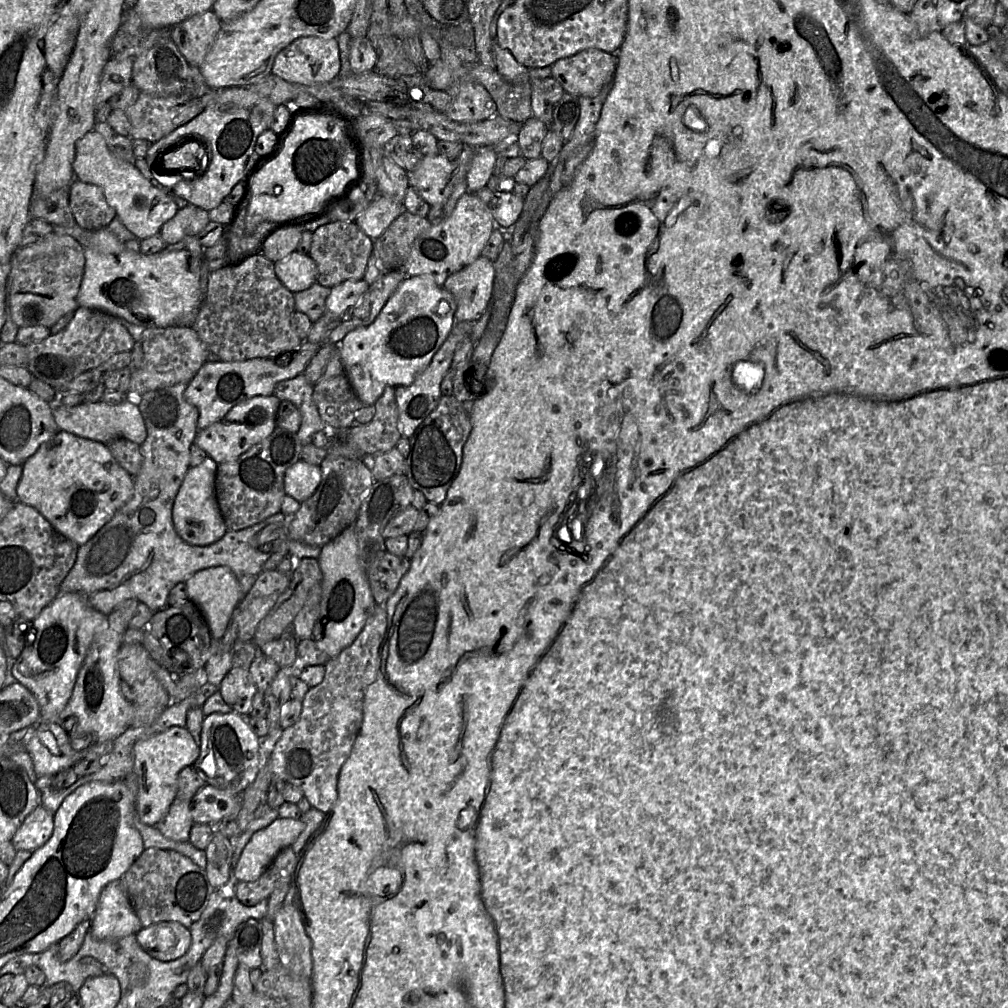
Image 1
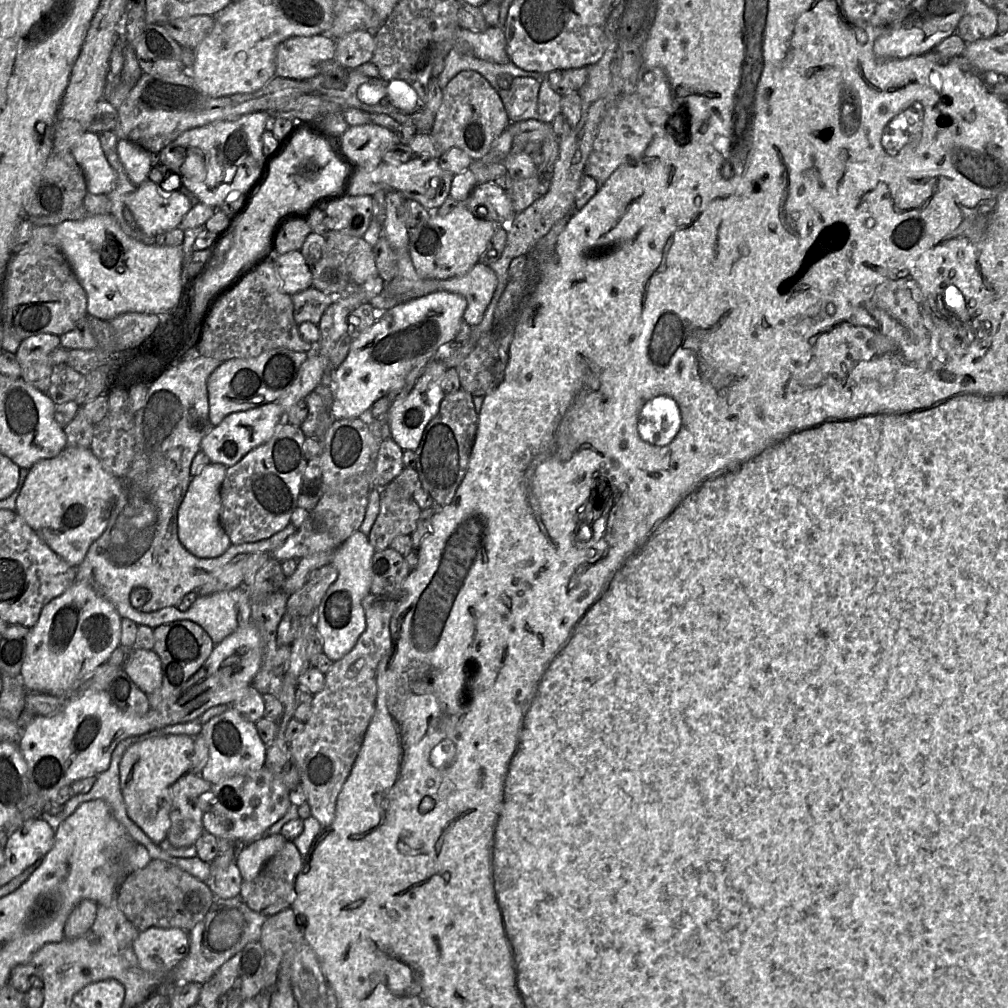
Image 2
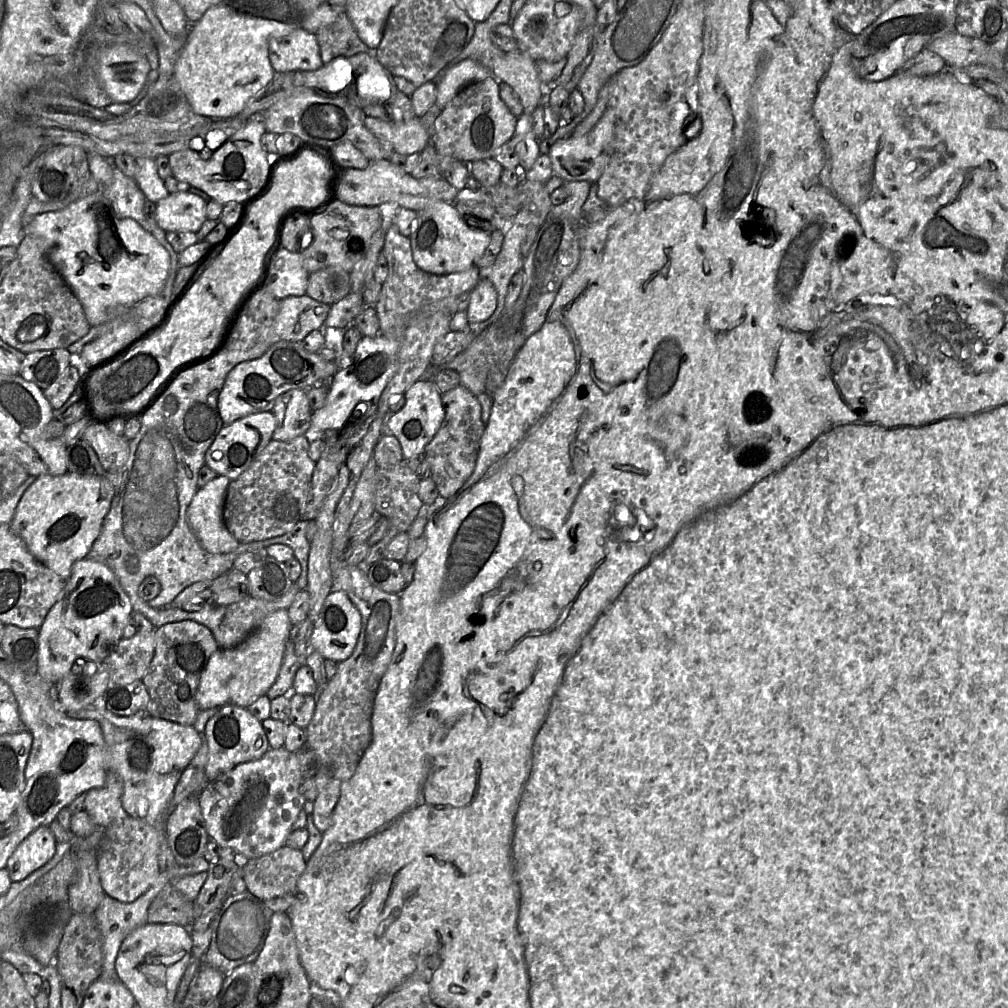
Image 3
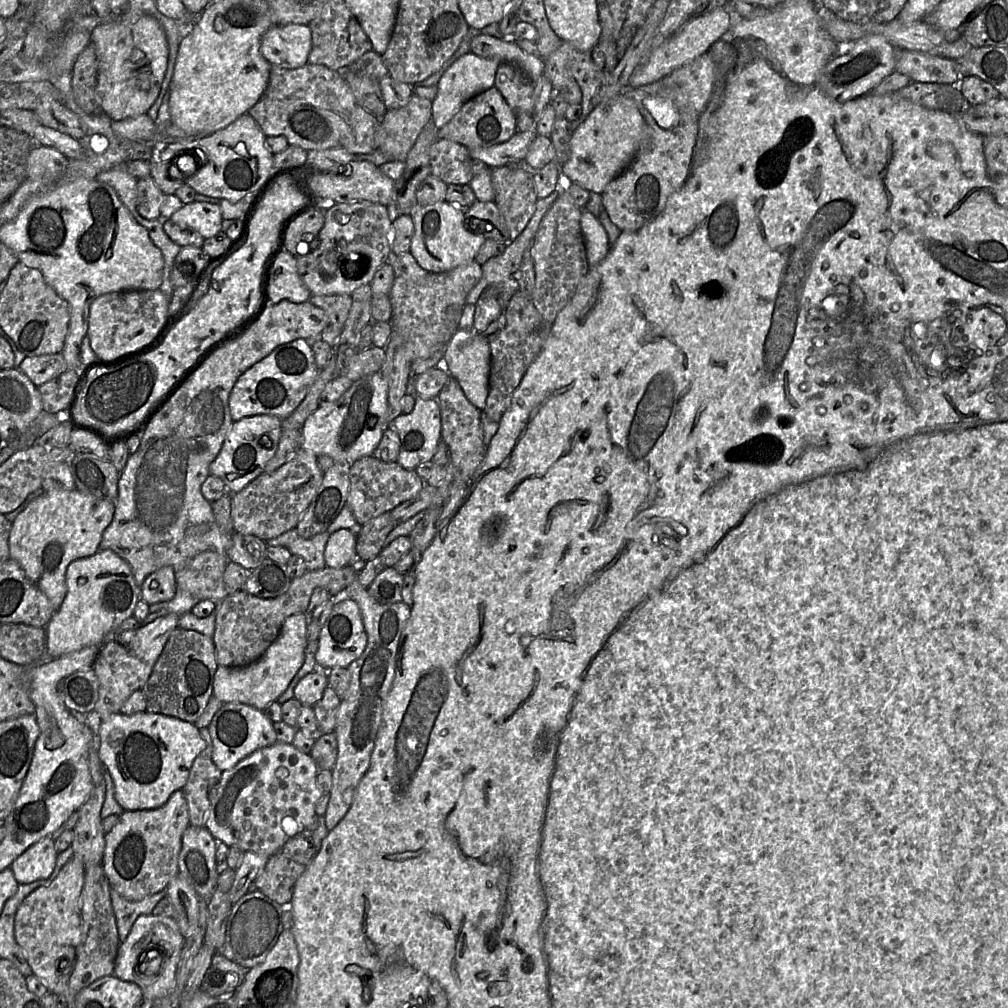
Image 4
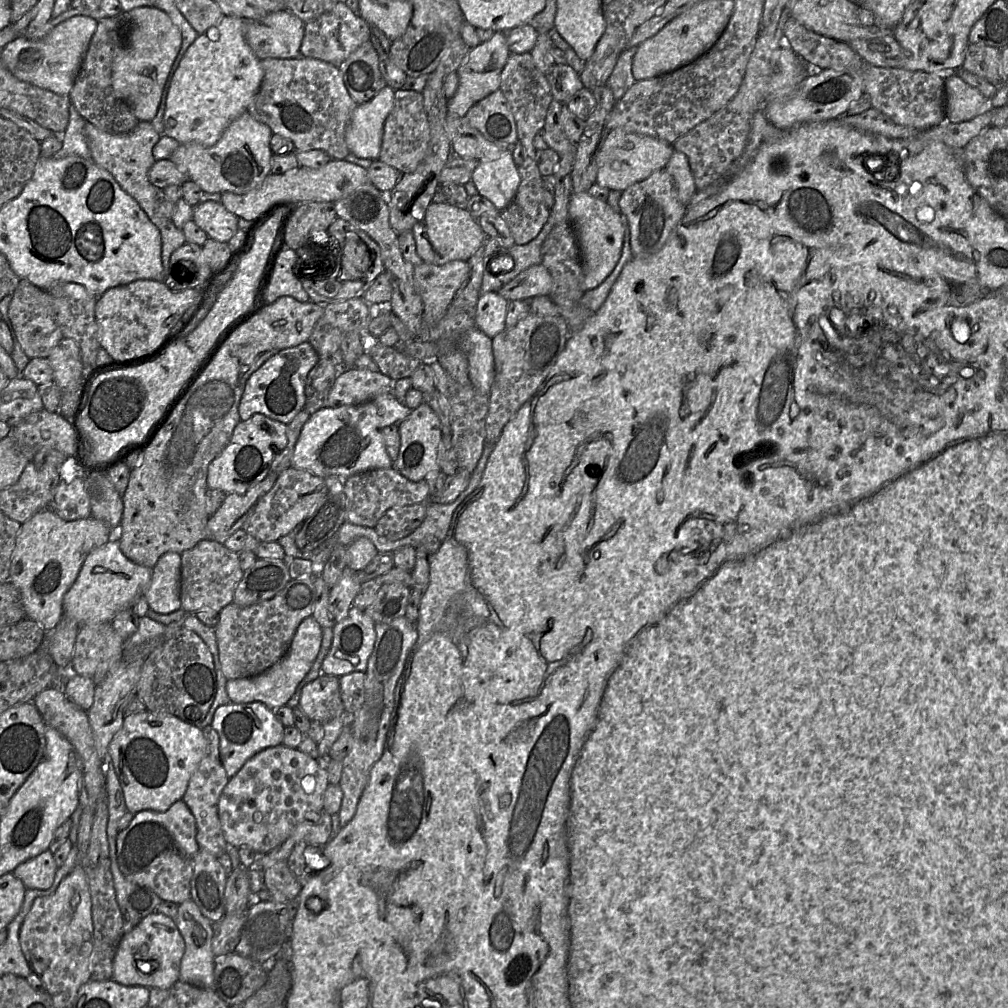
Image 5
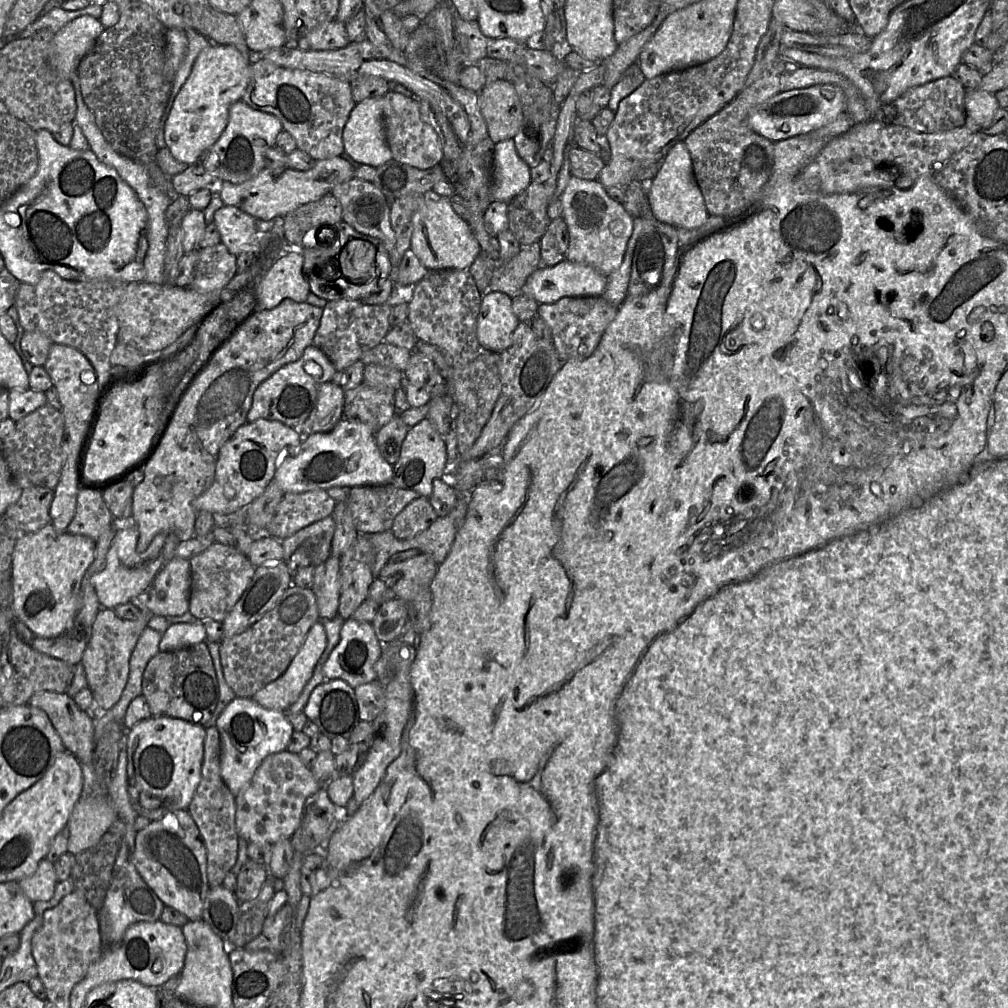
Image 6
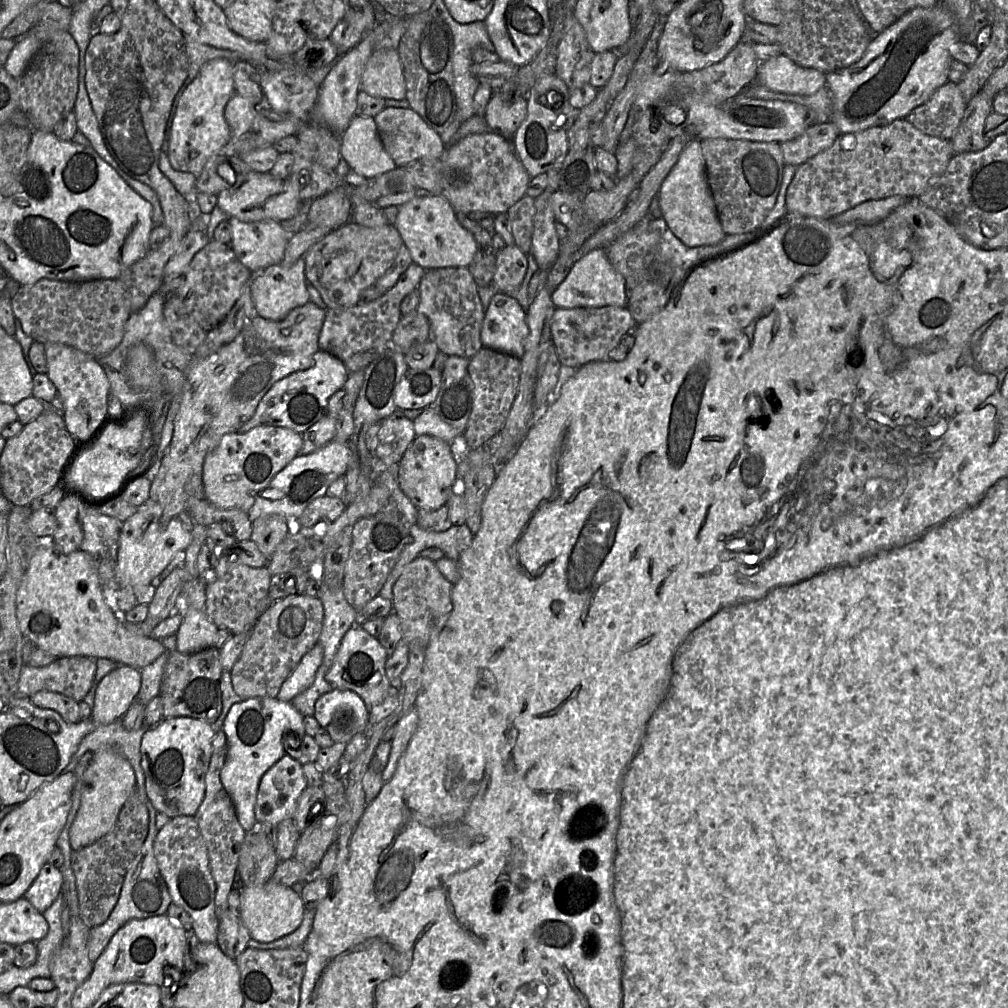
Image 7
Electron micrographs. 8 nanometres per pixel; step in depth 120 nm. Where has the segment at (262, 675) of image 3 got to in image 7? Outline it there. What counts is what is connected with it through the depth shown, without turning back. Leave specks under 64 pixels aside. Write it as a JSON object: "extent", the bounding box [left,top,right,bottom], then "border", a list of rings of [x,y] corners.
{"extent":[277,643,323,702],"border":[[[316,643],[300,660],[295,670],[283,682],[277,699],[290,702],[295,696],[306,690],[314,681],[315,674],[322,663],[323,648]]]}

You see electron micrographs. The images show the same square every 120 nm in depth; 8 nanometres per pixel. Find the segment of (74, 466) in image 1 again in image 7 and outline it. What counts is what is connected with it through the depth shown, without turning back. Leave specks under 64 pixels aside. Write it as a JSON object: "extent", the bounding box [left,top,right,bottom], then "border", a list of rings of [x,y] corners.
{"extent":[16,546,165,669],"border":[[[56,546],[38,548],[17,592],[16,615],[22,635],[57,659],[71,656],[106,658],[141,669],[165,652],[162,642],[130,632],[126,623],[114,615],[104,601],[93,558],[81,549],[64,554]]]}

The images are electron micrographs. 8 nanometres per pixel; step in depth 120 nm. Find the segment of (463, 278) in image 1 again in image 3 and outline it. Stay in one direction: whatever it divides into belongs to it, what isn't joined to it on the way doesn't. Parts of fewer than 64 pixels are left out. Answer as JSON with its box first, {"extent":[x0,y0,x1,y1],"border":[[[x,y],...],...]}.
{"extent":[466,279,497,324],"border":[[[480,279],[469,292],[466,309],[469,324],[476,324],[489,319],[497,307],[497,292],[487,279]]]}

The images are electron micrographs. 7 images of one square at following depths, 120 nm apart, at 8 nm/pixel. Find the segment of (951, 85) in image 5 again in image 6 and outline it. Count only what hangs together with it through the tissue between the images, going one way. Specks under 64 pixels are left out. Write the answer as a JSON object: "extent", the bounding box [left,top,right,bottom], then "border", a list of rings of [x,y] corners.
{"extent":[964,89,1000,129],"border":[[[966,89],[964,104],[966,113],[964,126],[976,129],[989,123],[1000,107],[994,94],[980,89]]]}

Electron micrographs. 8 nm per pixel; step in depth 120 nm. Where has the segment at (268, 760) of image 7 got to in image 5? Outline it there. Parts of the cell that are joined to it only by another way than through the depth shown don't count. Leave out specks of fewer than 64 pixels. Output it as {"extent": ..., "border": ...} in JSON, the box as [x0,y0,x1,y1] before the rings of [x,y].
{"extent":[211,702,285,778],"border":[[[261,702],[222,705],[216,710],[211,726],[218,733],[220,758],[229,778],[258,752],[283,744],[285,726],[273,710]]]}

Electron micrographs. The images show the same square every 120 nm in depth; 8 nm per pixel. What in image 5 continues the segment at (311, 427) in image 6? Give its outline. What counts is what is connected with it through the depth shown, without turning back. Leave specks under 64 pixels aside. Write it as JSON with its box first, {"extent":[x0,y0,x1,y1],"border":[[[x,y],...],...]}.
{"extent":[305,357,339,415],"border":[[[321,357],[308,373],[305,384],[305,409],[312,415],[327,407],[329,392],[339,374],[331,357]]]}

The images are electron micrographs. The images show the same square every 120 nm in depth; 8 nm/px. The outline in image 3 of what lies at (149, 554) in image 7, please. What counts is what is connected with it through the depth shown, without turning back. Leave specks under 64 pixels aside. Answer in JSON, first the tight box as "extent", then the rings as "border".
{"extent":[36,558,132,684],"border":[[[88,558],[77,560],[72,565],[61,596],[38,628],[36,673],[56,684],[78,661],[102,662],[109,648],[122,638],[123,629],[132,614],[130,599],[108,566]]]}

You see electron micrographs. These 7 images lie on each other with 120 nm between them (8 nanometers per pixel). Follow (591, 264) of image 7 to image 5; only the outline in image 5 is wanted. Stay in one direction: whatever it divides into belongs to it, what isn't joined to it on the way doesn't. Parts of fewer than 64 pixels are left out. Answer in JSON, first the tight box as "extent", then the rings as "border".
{"extent":[498,263,553,301],"border":[[[540,263],[533,265],[505,284],[498,293],[508,301],[525,300],[550,295],[553,288],[553,278],[549,271]]]}

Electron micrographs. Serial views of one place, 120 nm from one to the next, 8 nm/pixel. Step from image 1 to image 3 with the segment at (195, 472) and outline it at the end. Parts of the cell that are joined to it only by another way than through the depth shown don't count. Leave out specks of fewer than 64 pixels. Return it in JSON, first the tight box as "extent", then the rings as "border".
{"extent":[187,475,239,553],"border":[[[217,475],[204,487],[197,490],[187,509],[188,524],[201,546],[209,553],[229,553],[239,544],[239,541],[229,532],[223,520],[223,509],[229,482],[230,480],[226,476]]]}

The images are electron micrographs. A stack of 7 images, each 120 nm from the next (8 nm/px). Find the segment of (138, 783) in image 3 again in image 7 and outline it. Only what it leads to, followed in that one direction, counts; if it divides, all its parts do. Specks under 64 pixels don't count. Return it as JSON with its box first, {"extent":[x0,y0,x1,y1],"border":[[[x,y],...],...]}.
{"extent":[141,717,216,819],"border":[[[186,717],[162,720],[148,726],[141,742],[141,766],[146,794],[158,813],[170,819],[195,816],[205,796],[205,777],[216,732],[210,724]]]}

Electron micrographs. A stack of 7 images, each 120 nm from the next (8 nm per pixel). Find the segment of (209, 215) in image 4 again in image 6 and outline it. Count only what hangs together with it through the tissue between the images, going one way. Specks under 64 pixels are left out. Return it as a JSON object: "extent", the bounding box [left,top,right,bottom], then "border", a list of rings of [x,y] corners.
{"extent":[214,205,257,255],"border":[[[223,205],[214,213],[216,225],[223,243],[233,255],[255,246],[257,219],[237,207]]]}

